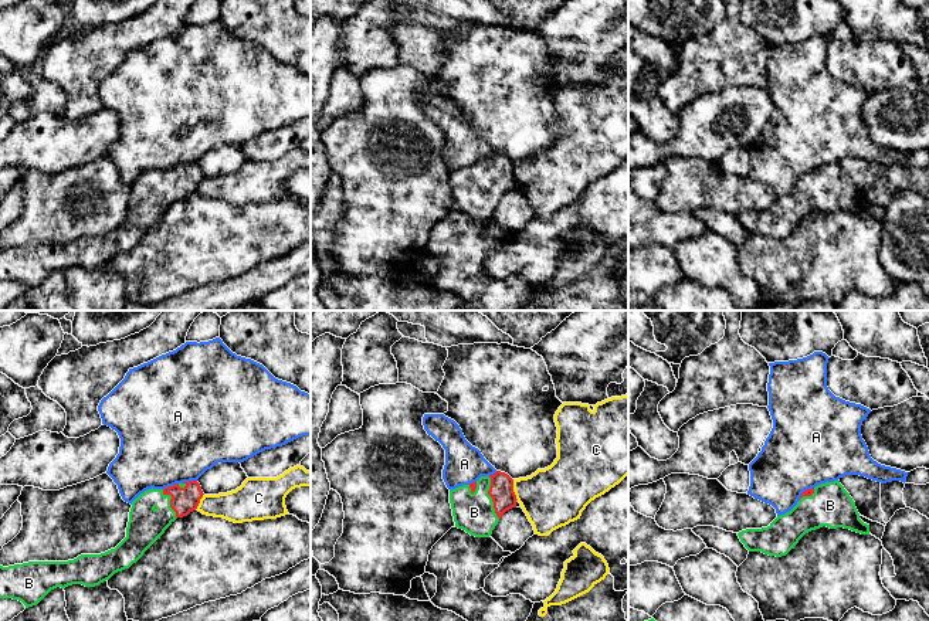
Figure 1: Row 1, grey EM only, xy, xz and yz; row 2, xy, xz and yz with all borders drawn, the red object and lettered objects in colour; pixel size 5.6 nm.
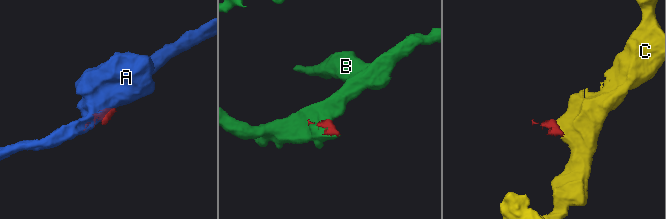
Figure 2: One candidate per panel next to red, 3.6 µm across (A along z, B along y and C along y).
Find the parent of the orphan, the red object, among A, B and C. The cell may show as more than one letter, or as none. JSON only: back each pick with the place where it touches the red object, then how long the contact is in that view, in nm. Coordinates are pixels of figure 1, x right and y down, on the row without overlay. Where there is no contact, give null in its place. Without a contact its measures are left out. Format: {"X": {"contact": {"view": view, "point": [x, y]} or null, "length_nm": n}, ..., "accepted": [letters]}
{"B": {"contact": {"view": "xz", "point": [491, 179]}, "length_nm": 240}, "accepted": ["B"]}

